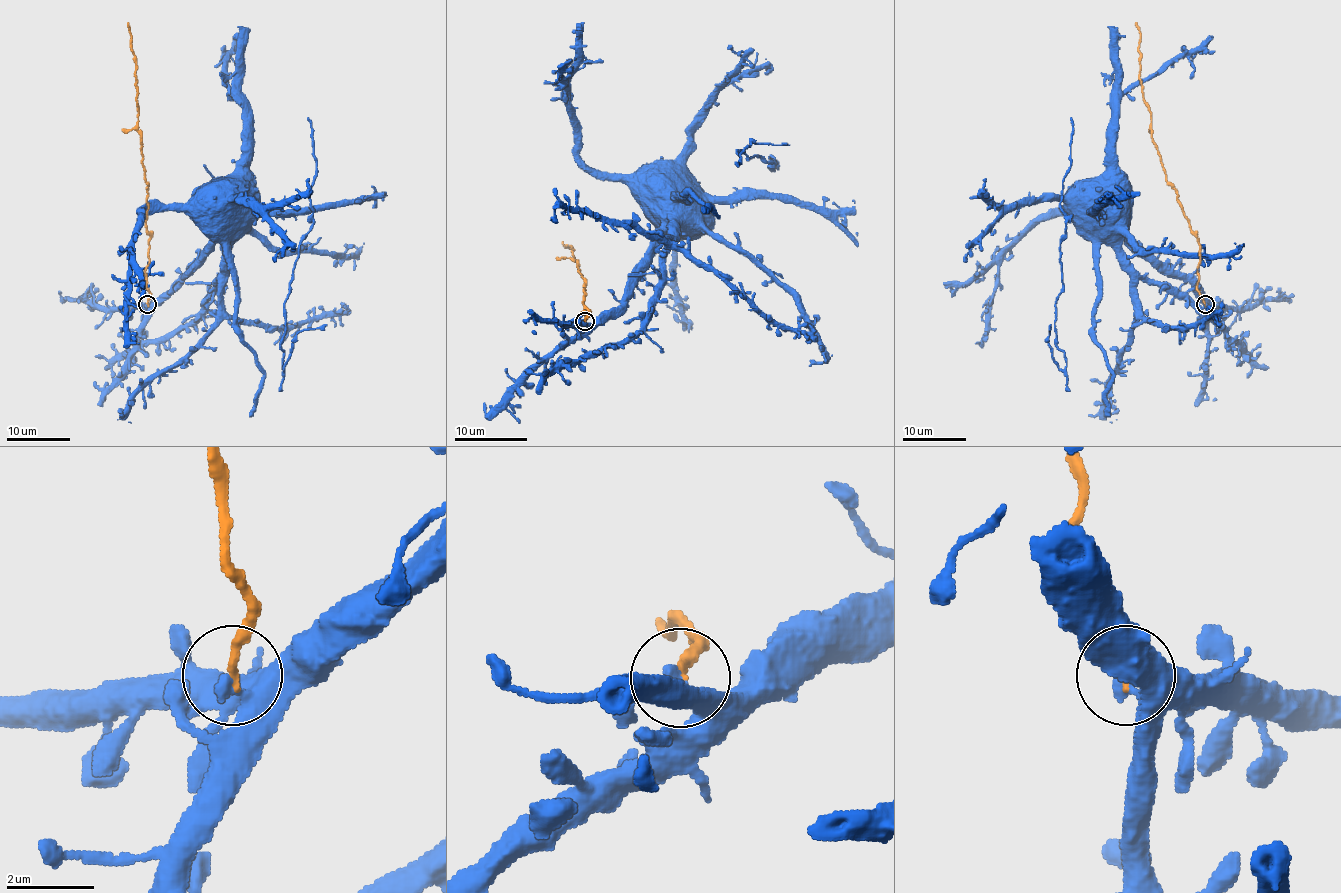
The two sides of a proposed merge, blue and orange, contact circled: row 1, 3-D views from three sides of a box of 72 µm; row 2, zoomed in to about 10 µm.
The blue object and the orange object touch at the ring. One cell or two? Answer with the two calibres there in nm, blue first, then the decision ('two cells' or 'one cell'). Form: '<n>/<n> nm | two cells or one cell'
320/220 nm | two cells

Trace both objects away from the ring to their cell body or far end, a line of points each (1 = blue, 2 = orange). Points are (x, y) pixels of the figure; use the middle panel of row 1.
1: (584, 322), (595, 323), (622, 302), (633, 267), (646, 255), (653, 235), (662, 226), (662, 170), (658, 170)
2: (584, 322), (588, 316), (582, 313), (588, 309), (582, 303), (579, 262), (573, 260), (571, 246), (562, 242)

